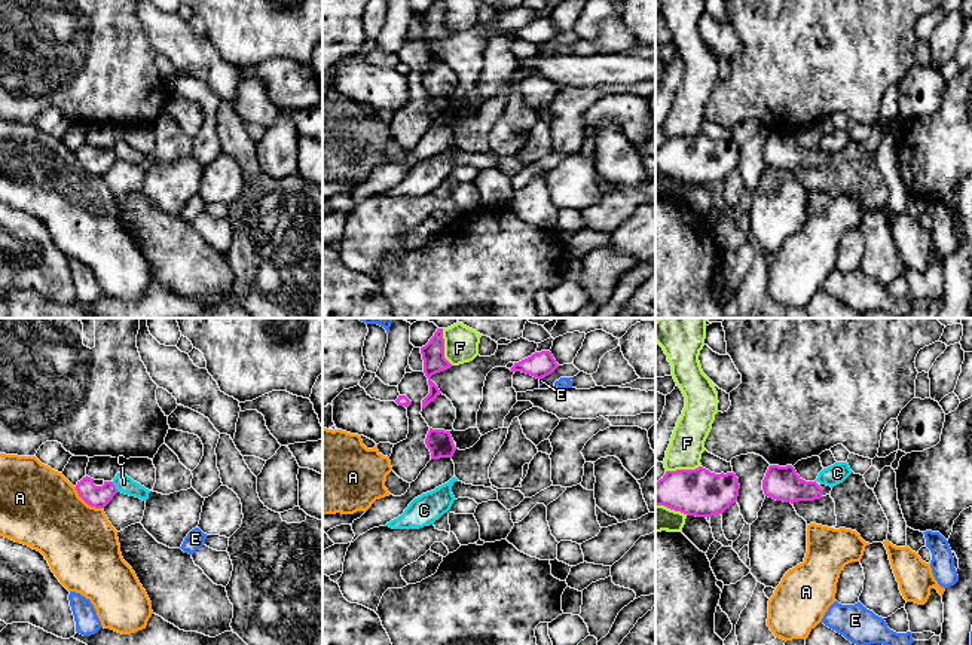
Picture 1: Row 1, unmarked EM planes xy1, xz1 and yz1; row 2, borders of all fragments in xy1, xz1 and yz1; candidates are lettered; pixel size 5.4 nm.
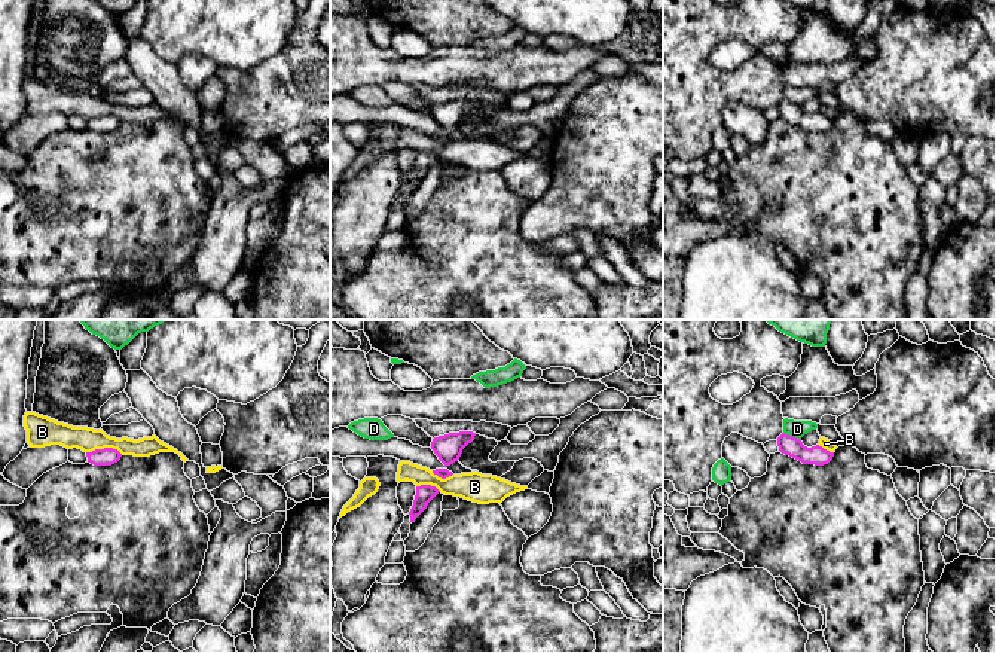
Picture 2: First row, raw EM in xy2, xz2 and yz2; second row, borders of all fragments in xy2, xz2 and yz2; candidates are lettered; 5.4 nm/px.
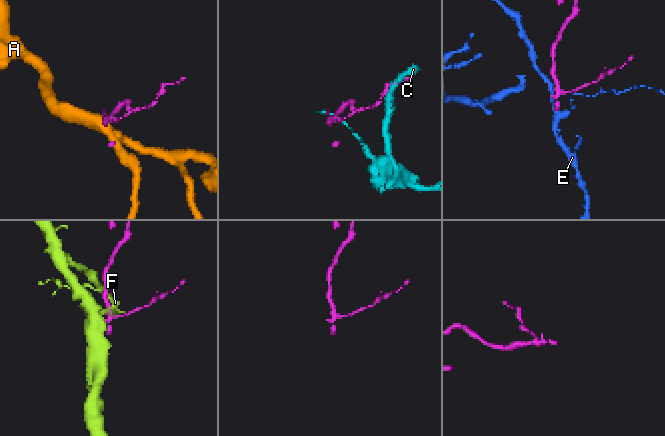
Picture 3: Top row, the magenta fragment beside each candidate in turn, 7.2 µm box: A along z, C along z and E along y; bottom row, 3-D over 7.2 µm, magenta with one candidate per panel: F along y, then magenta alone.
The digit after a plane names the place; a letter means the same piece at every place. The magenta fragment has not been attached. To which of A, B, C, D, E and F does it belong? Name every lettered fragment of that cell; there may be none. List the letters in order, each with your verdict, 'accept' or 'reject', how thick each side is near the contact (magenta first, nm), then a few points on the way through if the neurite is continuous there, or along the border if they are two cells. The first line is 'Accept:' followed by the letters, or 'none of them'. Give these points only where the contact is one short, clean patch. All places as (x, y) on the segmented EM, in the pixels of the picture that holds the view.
Accept: none of them
A: reject; calibres 120 and 420 nm; border xy1 (75, 486), (76, 492), (88, 504), (101, 509)
B: reject; calibres 100 and 130 nm; border xy2 (86, 451), (116, 448), (122, 454)
C: reject; calibres 120 and 90 nm; border xy1 (112, 482), (118, 491)
D: reject; calibres 110 and 100 nm; border yz2 (784, 432), (800, 439)
E: reject; calibres 140 and 30 nm
F: reject; calibres 130 and 190 nm

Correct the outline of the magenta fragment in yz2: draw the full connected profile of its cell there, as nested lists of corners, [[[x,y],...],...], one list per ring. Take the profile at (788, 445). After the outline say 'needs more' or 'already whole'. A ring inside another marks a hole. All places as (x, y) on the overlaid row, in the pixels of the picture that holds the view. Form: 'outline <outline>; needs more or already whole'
outline [[[785,433],[777,437],[777,446],[782,454],[792,457],[803,464],[824,466],[834,457],[834,452],[830,452],[819,445],[807,448],[803,445],[801,439]]]; already whole

